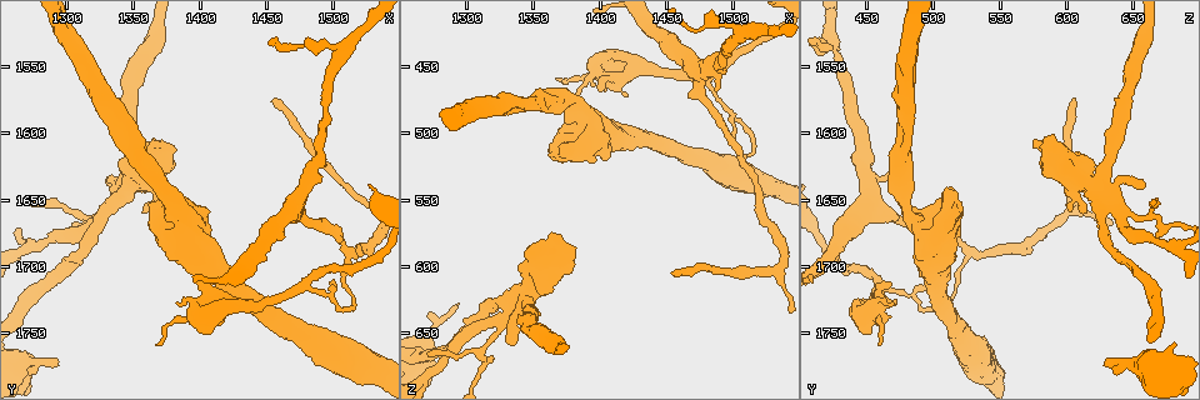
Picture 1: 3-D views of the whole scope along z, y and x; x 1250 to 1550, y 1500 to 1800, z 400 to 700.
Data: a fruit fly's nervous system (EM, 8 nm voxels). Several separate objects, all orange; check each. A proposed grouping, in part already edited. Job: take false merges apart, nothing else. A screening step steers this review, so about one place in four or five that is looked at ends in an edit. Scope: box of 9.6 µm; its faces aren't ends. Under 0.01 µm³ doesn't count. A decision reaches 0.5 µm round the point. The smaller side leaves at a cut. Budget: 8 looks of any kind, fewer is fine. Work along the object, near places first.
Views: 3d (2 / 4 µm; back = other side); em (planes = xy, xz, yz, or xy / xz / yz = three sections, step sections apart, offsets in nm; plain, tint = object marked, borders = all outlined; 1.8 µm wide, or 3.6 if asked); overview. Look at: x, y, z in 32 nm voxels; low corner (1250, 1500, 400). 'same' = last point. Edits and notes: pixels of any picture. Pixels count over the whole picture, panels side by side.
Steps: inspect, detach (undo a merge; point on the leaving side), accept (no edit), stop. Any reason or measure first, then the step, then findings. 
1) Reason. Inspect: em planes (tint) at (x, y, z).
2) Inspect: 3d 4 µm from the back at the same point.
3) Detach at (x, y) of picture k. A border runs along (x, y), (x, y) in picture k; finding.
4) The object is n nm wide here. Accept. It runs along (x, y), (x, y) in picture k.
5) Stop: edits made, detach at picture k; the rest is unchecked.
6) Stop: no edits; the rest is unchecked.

Calibre changes. Inspect: em yz step 4 (tint) at (1340, 1646, 628).

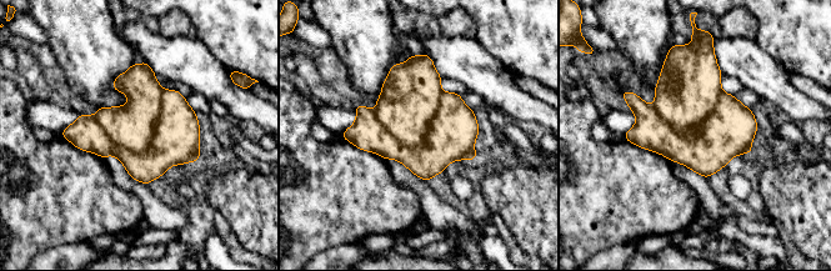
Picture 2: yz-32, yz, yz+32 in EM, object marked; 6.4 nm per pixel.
Cut it another way. Inspect: em planes (borders) at the same point.

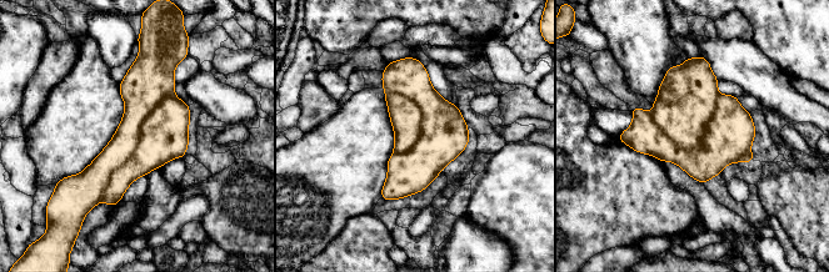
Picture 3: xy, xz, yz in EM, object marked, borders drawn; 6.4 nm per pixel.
The object is 440 nm wide here. Detach at (138, 107) of picture 3. A border runs along (173, 92), (100, 200) in picture 3; two neurons meet here.

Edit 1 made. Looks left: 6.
Sudden change in width. Inspect: em yz step 8 (tint) at (1392, 1664, 490).

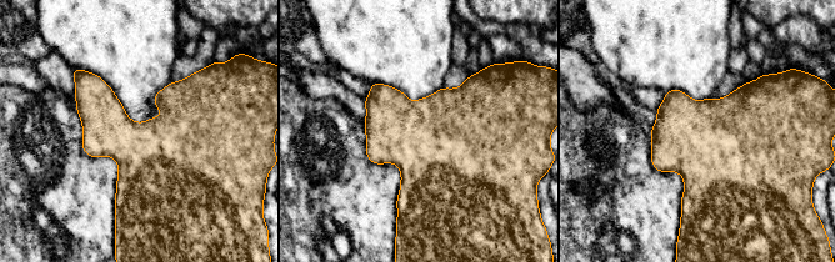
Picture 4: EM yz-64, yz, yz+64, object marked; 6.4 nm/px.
Inspect: em planes (tint) at the same point.

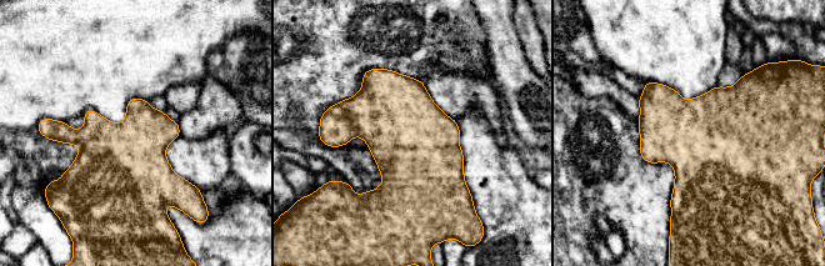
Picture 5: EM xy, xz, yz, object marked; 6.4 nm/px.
Accept. All the same neuron.

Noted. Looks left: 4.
Abrupt turn. Inspect: 3d 4 µm at (1508, 1690, 526).

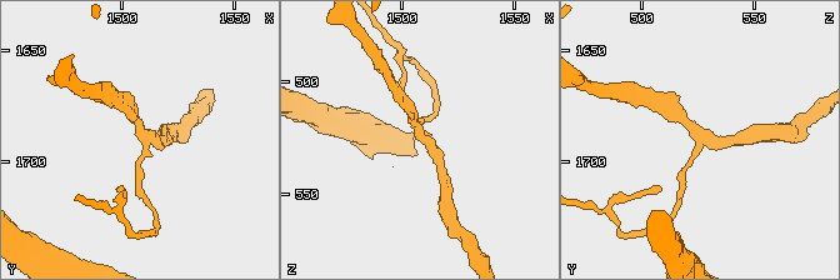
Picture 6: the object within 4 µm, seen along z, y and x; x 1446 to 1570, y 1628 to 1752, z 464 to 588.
3 arms meet here. Inspect: em planes (borders) at (1511, 1688, 526).

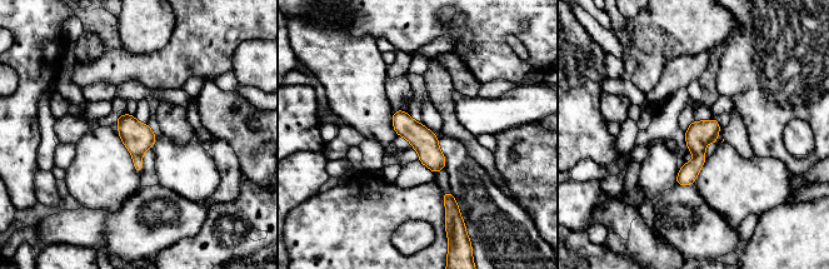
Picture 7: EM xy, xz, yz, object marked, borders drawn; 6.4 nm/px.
Detach at (136, 159) of picture 7. A border runs along (133, 154), (140, 155) in picture 7; a second neuron is stuck on.

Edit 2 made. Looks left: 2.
Stop: edits made, detach at picture 3, detach at picture 7; the rest is unchecked.

